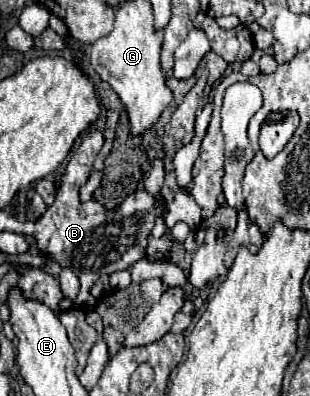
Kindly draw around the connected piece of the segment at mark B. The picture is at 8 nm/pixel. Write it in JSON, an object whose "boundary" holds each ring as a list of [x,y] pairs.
{"boundary":[[[91,129],[87,137],[83,137],[79,149],[69,159],[61,183],[57,187],[55,201],[35,221],[33,233],[43,255],[49,255],[63,269],[71,269],[79,277],[81,289],[75,299],[75,307],[81,311],[89,309],[89,305],[95,305],[91,287],[101,275],[129,269],[133,263],[145,257],[147,237],[155,225],[155,217],[161,213],[161,209],[155,207],[153,197],[141,189],[131,193],[129,199],[123,201],[119,209],[115,209],[113,213],[109,213],[109,209],[105,209],[95,199],[85,203],[79,199],[79,187],[83,187],[83,183],[87,181],[87,167],[93,167],[93,161],[101,147],[103,147],[101,131]]]}

